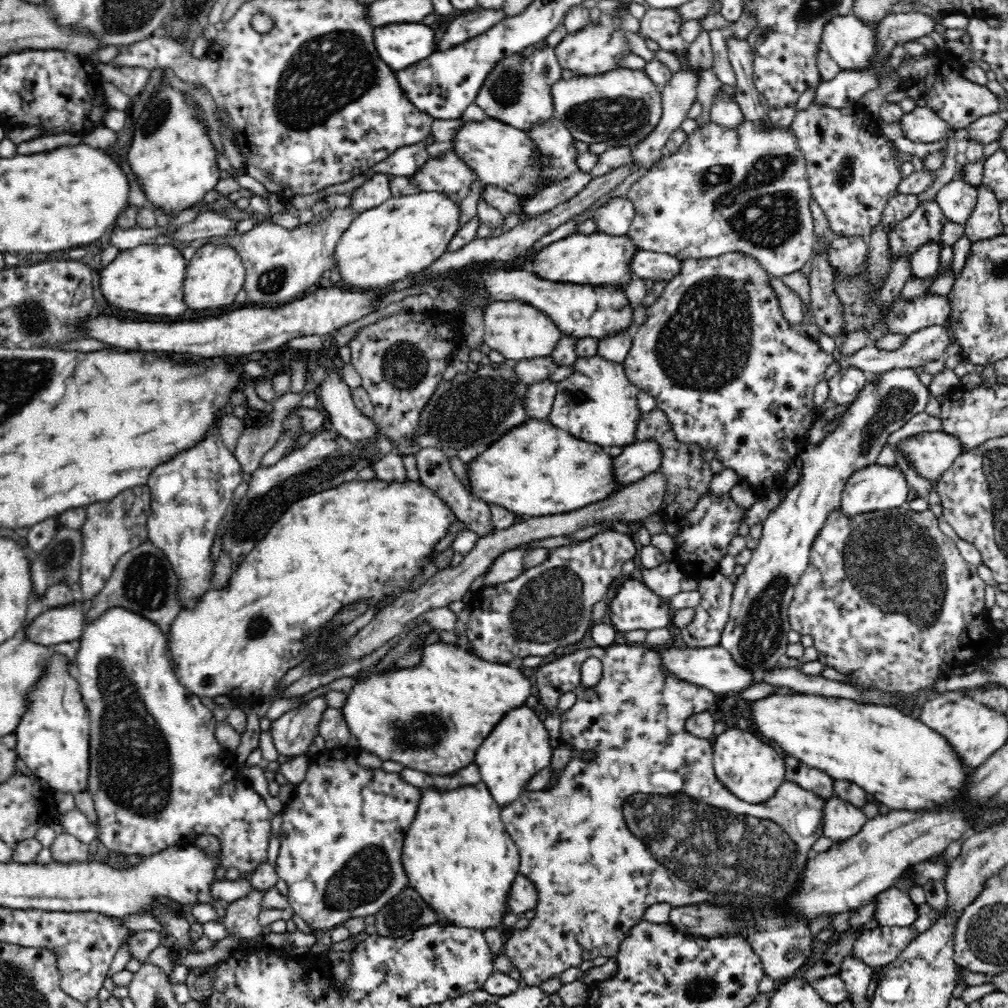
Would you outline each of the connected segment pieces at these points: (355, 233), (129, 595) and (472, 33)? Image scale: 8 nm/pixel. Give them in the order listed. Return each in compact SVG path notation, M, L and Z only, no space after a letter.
M436 191L390 197L356 216L336 244L336 269L347 288L379 291L402 279L417 276L434 264L460 230L460 202Z
M146 540L140 546L132 548L130 552L122 554L116 561L110 578L104 583L103 589L88 602L86 610L86 624L90 624L106 610L122 607L128 611L136 612L157 624L168 636L168 628L172 620L180 614L182 603L177 597L177 578L172 570L171 562L164 552Z
M481 9L475 12L459 13L449 24L442 39L436 43L436 50L458 46L468 39L484 34L506 18L504 9Z

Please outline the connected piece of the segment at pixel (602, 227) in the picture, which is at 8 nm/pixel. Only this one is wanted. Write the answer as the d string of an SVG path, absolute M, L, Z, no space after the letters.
M626 196L610 199L593 212L593 221L600 233L612 236L626 234L634 220L634 203Z

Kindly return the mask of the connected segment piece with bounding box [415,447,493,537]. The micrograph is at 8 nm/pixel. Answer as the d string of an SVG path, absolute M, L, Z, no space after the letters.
M422 447L418 449L415 458L421 483L432 488L436 494L440 494L440 498L444 498L444 502L448 502L448 506L452 506L452 512L460 522L464 522L466 529L476 532L480 537L492 532L493 527L490 525L491 514L488 510L488 504L478 500L478 498L472 498L466 492L466 488L462 486L460 480L451 470L449 452L434 447Z

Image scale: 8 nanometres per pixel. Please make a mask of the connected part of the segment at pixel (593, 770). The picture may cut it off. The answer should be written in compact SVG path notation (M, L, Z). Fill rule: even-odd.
M642 644L610 645L607 647L590 647L576 650L570 654L564 655L556 660L550 659L535 669L534 680L538 687L539 706L548 707L550 710L556 710L560 702L560 697L565 692L574 692L574 704L559 714L561 719L561 729L559 742L569 744L574 750L590 750L596 752L596 760L584 760L583 758L574 757L564 767L564 770L558 776L556 786L550 790L525 790L518 798L508 806L504 806L501 811L501 820L505 825L505 830L516 844L520 856L519 873L534 883L537 891L537 905L535 916L530 919L530 924L524 930L514 930L510 938L504 944L504 955L512 961L512 964L519 970L521 981L528 986L538 986L544 981L559 976L568 968L579 967L584 960L594 960L598 957L616 957L619 952L620 944L629 936L631 928L644 921L644 912L650 908L651 904L668 903L673 907L684 906L696 903L710 903L715 907L736 907L736 916L742 921L742 934L745 940L752 946L755 954L762 961L764 974L770 976L776 983L788 980L794 977L796 970L800 969L803 964L810 958L813 948L816 948L816 934L810 932L809 923L803 920L797 920L793 916L786 914L786 918L777 914L774 906L780 906L784 902L786 894L792 894L792 888L796 886L796 879L800 872L804 870L806 861L812 854L812 848L816 841L823 836L824 824L824 806L825 800L820 795L804 790L804 787L795 782L784 781L780 783L778 790L769 798L767 802L760 804L749 804L736 797L728 787L718 781L714 772L714 759L711 740L698 738L696 735L686 731L686 722L694 714L707 711L714 702L716 702L716 693L708 687L684 682L671 674L667 674L661 667L661 658L659 653L650 648L643 647ZM596 657L602 661L602 678L600 682L590 688L582 686L581 683L581 666L587 658ZM672 774L680 774L685 780L684 793L672 794Z

